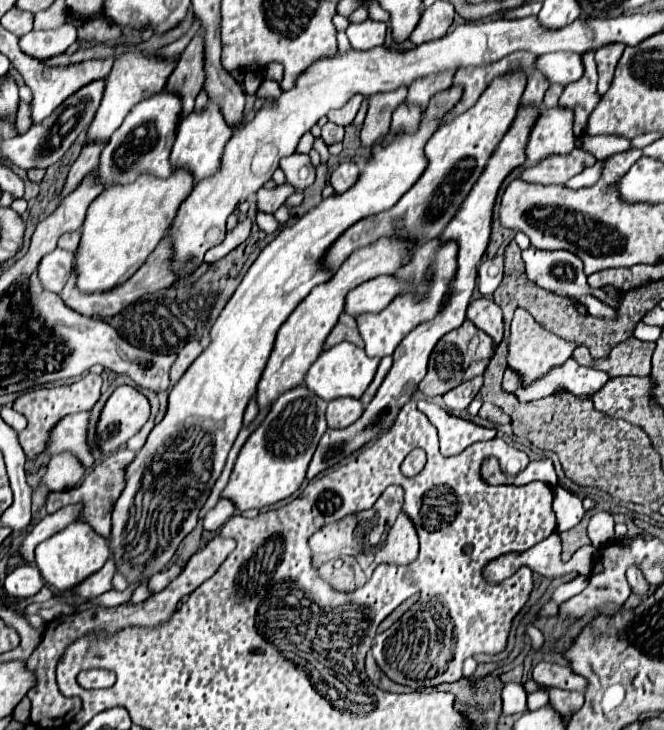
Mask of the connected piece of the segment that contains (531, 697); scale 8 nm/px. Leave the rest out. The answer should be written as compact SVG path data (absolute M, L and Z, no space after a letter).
M536 690L532 694L528 694L528 710L536 710L540 706L544 706L548 702L548 692L544 690Z

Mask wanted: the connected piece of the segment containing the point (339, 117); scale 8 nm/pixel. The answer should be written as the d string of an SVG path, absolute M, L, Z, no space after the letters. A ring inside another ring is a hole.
M356 94L356 98L352 98L352 102L348 102L348 106L344 106L344 110L328 112L326 118L338 126L348 126L348 124L352 124L352 120L360 108L360 102L362 102L362 98Z

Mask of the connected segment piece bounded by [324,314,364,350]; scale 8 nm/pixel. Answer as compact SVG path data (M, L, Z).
M348 314L340 316L338 324L334 326L334 330L330 332L330 336L324 342L324 350L332 348L332 346L336 346L338 342L344 342L344 340L348 340L348 342L364 348L364 342L362 342L362 338L360 338L360 334L356 330L356 322L354 322L354 318L348 318Z

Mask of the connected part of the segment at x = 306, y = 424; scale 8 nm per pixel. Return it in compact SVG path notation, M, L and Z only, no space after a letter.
M298 386L280 394L264 422L242 446L220 498L230 500L236 512L246 512L252 508L268 508L292 496L304 482L312 454L328 428L324 422L324 410L326 402L322 398L316 398L316 394L310 394L306 386Z

